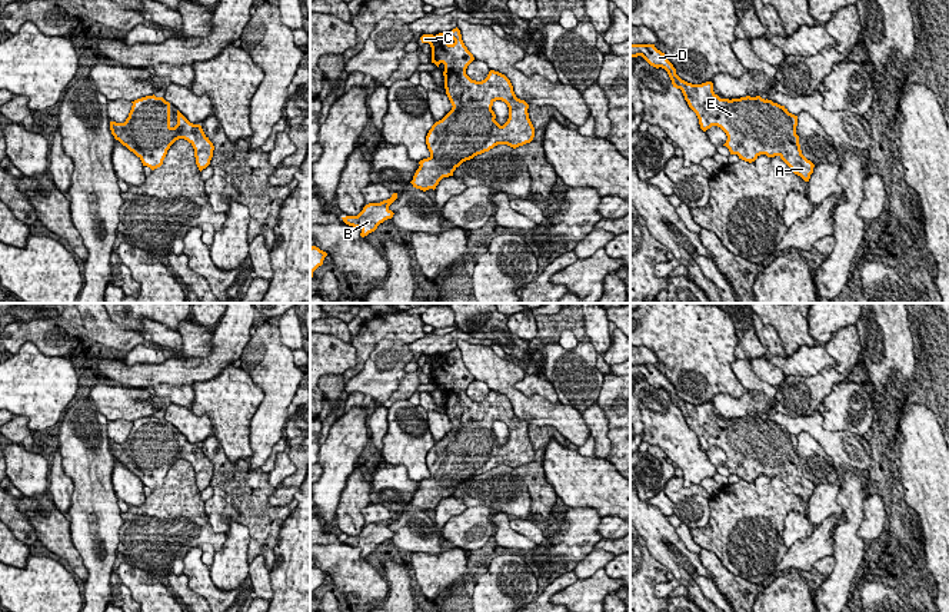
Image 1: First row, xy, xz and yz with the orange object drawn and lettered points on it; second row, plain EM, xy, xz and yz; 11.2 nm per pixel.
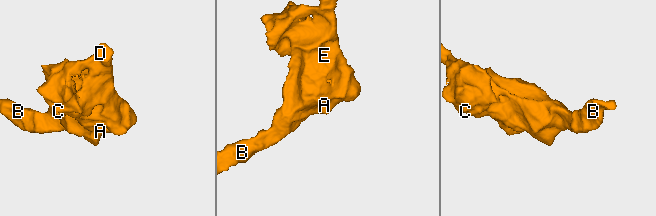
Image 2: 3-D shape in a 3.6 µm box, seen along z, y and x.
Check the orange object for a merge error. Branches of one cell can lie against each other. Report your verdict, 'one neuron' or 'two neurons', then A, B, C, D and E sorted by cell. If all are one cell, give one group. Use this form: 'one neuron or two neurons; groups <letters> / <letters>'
one neuron; groups A B C D E

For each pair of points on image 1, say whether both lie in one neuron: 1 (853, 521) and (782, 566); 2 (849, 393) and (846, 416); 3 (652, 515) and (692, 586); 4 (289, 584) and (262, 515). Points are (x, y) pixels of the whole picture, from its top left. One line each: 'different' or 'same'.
1: different
2: same
3: same
4: different

